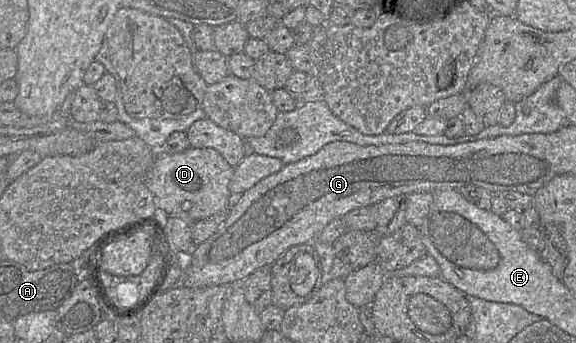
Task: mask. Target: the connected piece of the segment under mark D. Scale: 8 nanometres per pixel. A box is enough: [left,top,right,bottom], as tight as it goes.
[145,147,234,222]

